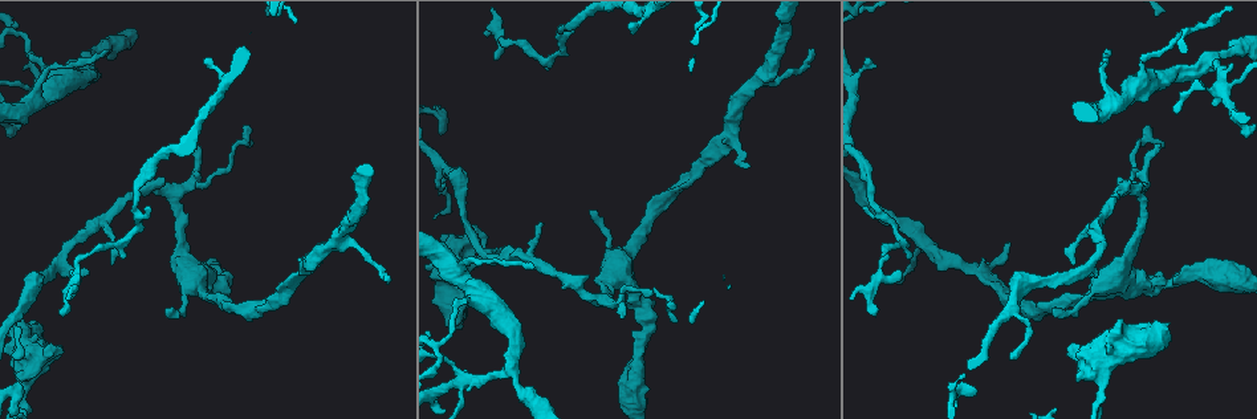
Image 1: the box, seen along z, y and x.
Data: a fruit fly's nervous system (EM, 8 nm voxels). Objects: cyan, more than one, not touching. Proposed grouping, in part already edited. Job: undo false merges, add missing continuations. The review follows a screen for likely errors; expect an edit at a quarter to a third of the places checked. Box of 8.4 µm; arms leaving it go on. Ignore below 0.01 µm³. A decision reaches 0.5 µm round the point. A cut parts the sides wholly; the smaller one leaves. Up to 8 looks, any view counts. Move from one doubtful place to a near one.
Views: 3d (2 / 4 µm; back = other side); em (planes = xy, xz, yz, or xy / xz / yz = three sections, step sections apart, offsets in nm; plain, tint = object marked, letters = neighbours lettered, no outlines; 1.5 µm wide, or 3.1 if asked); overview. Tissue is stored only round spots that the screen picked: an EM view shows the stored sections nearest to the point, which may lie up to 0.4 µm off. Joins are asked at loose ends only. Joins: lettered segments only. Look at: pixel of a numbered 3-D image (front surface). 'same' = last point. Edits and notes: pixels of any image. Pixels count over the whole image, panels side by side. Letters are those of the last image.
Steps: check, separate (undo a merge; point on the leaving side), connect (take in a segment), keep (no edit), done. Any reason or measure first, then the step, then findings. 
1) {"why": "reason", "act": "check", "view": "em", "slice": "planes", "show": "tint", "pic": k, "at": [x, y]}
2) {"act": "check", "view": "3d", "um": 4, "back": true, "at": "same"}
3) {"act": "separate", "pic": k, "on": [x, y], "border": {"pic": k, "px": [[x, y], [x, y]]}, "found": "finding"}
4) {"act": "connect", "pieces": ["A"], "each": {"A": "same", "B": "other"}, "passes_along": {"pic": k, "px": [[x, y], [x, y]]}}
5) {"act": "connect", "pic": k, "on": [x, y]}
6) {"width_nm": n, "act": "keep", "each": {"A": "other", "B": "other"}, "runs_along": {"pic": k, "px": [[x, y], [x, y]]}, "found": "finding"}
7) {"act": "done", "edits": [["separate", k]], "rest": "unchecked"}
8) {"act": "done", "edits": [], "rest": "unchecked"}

{"why": "arms part here", "act": "check", "view": "em", "slice": "planes", "show": "letters", "pic": 1, "at": [1213, 61]}

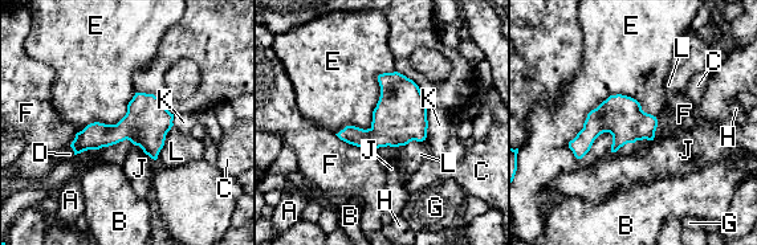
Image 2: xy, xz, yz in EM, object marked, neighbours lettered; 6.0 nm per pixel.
{"longest_contact_nm": ["E", 550], "act": "keep", "each": {"A": "other", "B": "other", "C": "other", "D": "other", "E": "other", "F": "other", "G": "other", "H": "other", "J": "other", "K": "other", "L": "other"}, "border": {"pic": 2, "px": [[655, 115], [610, 94], [568, 147]]}, "found": "one neuron here"}

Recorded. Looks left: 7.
{"why": "free end", "act": "check", "view": "3d", "um": 4, "back": true, "pic": 1, "at": [1167, 325]}

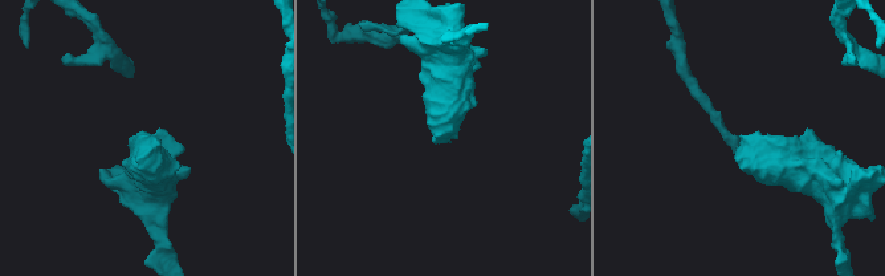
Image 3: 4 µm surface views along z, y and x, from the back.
{"act": "check", "view": "em", "um": 3.1, "slice": "xz", "step": 8, "show": "letters", "pic": 3, "at": [742, 140]}

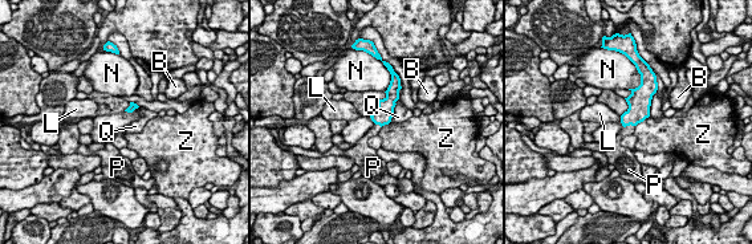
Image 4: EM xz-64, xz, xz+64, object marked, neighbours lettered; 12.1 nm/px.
{"act": "connect", "pieces": ["P"], "each": {"B": "other", "L": "other", "N": "other", "P": "same", "Q": "other", "Z": "other"}, "passes_along": {"pic": 4, "px": [[638, 110], [629, 125], [629, 130]]}, "found": "it goes on there"}

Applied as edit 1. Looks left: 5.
{"act": "done", "edits": [["connect", 4]], "rest": "unchecked"}

